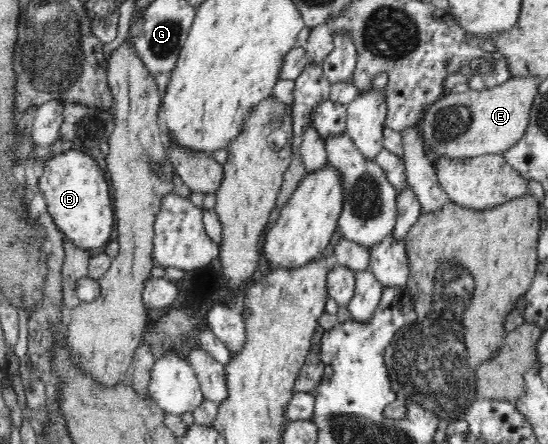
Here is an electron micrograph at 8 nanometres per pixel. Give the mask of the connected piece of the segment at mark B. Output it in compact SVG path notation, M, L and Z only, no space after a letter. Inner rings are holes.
M70 149L49 158L38 184L46 199L50 216L77 247L91 250L107 245L116 223L109 183L91 156L82 149Z

